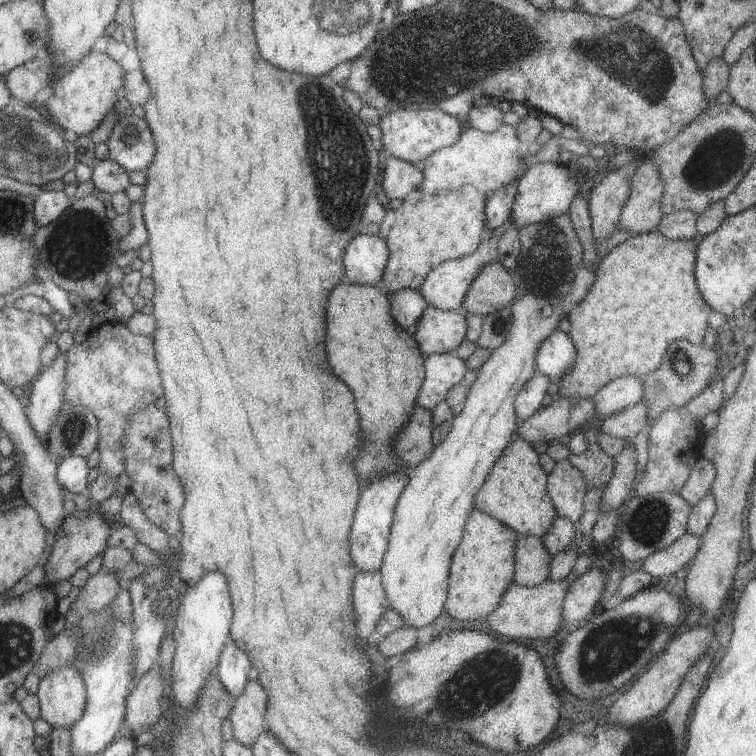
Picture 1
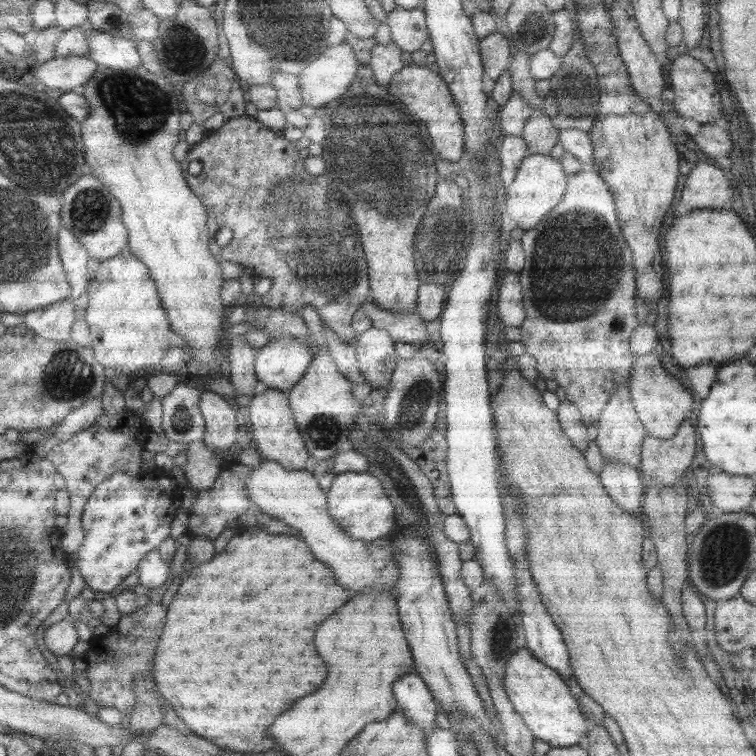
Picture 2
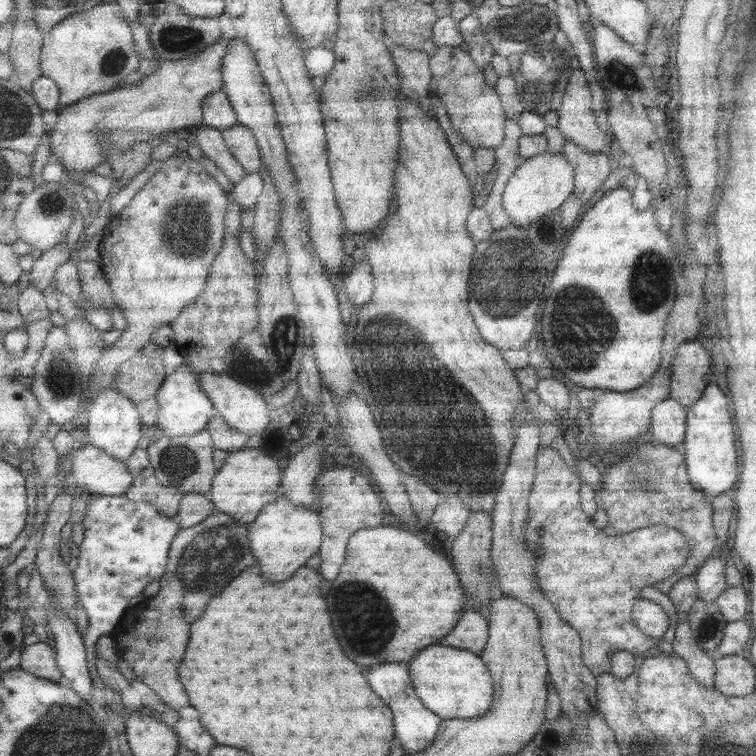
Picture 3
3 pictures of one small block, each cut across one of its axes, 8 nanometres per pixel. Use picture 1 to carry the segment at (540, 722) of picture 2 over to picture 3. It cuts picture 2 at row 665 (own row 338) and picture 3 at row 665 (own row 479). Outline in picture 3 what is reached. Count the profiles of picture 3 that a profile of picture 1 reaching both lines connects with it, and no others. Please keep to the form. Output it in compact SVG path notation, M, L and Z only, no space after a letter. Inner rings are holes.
M427 646L409 662L411 684L419 700L441 720L475 720L493 702L493 680L479 654L449 646Z

